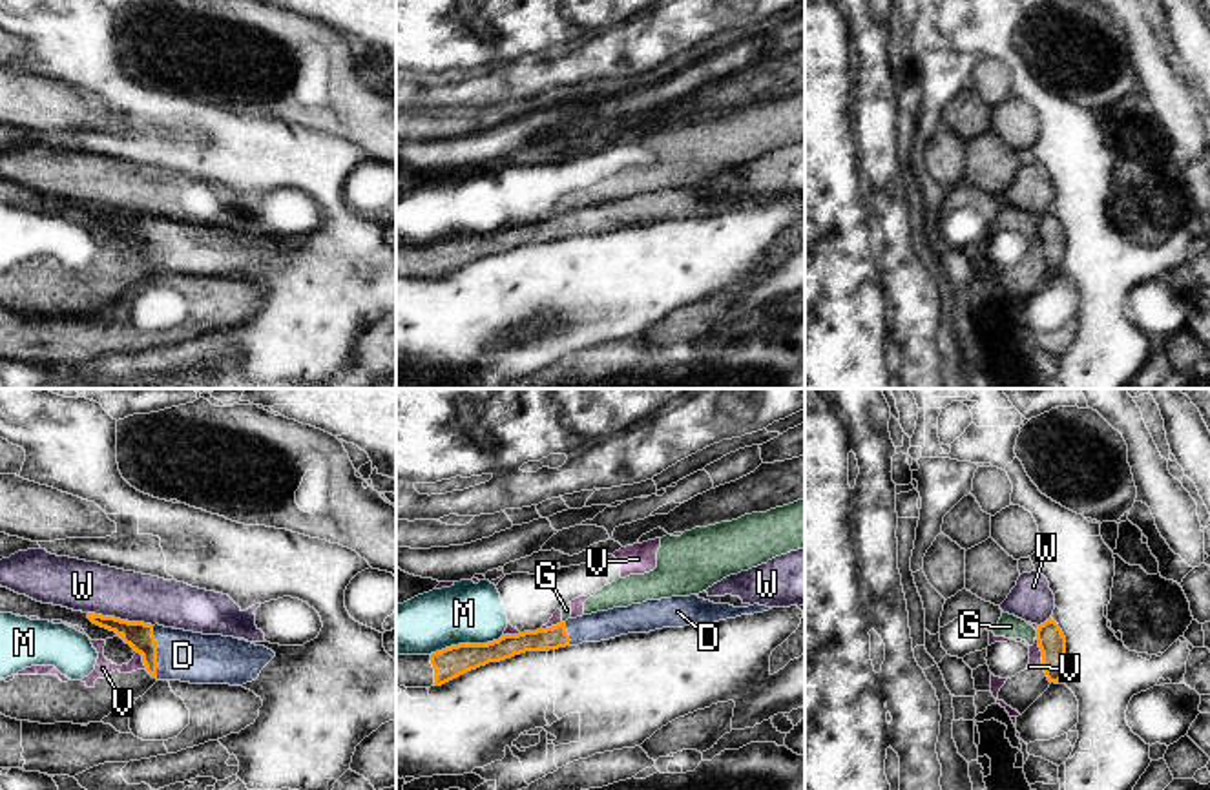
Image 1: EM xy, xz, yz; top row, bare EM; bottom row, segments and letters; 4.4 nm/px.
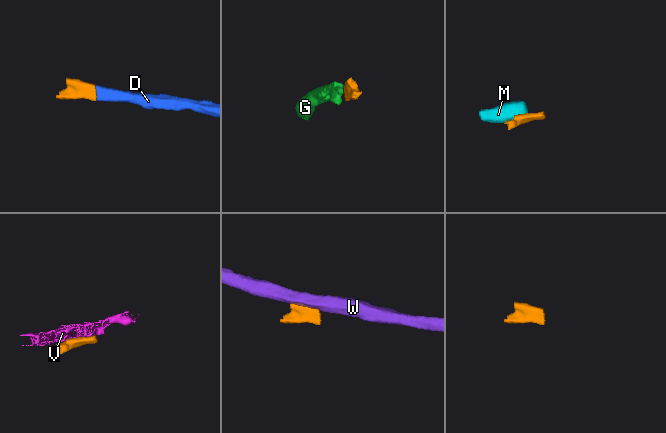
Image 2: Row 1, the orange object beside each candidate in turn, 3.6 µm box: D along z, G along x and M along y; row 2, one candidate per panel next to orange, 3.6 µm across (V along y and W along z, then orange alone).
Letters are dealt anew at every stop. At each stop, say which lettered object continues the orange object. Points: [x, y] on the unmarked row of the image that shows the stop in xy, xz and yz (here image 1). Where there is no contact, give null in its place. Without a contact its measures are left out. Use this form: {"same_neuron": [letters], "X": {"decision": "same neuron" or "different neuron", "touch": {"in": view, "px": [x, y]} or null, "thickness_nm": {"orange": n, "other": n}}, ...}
{"same_neuron": ["D"], "D": {"decision": "same neuron", "touch": {"in": "xy", "px": [156, 243]}, "thickness_nm": {"orange": 120, "other": 220}}, "G": {"decision": "different neuron", "touch": {"in": "yz", "px": [1037, 225]}, "thickness_nm": {"orange": 120, "other": 110}}, "M": {"decision": "different neuron", "touch": {"in": "xz", "px": [466, 236]}, "thickness_nm": {"orange": 140, "other": 280}}, "V": {"decision": "different neuron", "touch": {"in": "yz", "px": [1043, 245]}, "thickness_nm": {"orange": 120, "other": 60}}, "W": {"decision": "different neuron", "touch": {"in": "xy", "px": [119, 210]}, "thickness_nm": {"orange": 120, "other": 220}}}

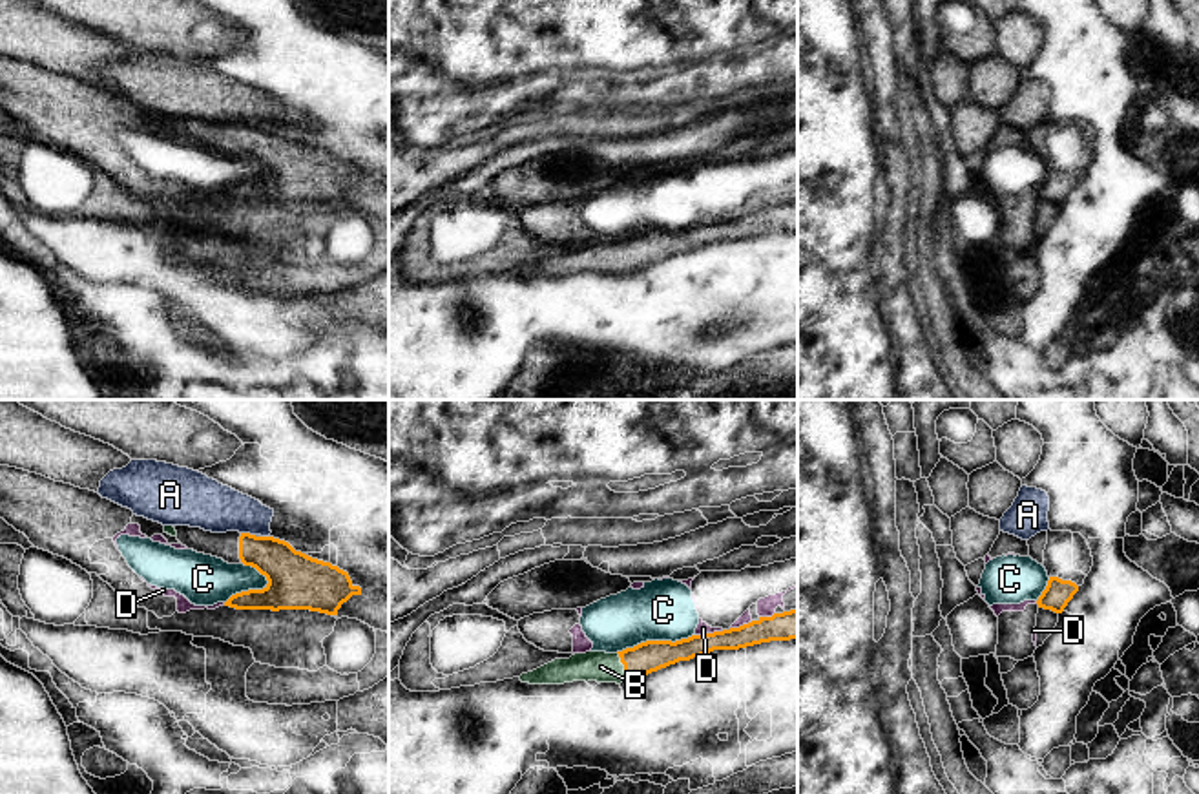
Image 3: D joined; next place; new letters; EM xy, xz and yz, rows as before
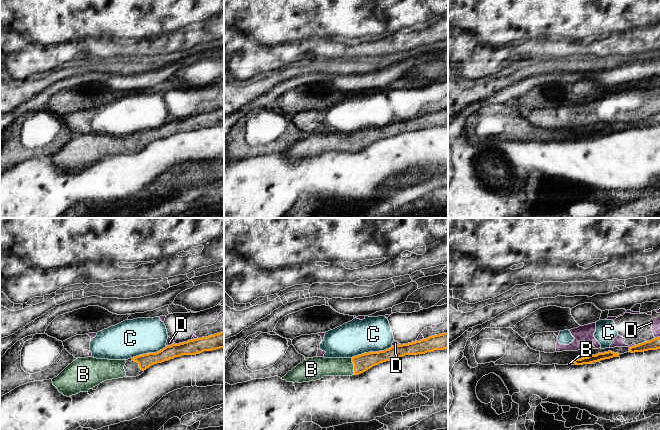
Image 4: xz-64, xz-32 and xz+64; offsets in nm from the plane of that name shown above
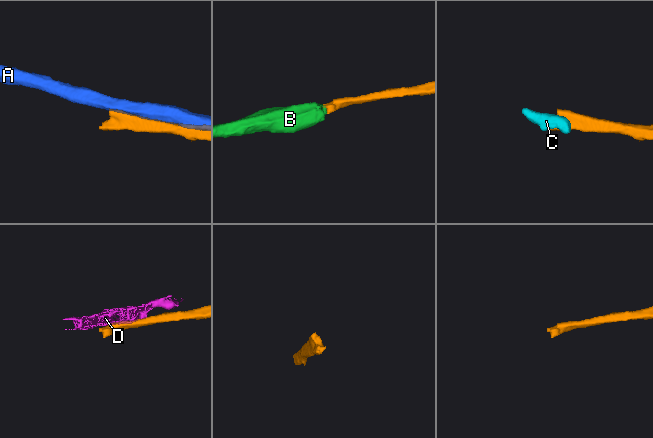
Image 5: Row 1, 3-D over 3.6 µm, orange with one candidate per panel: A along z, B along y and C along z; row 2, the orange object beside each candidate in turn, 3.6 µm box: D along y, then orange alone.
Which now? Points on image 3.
{"same_neuron": ["B"], "A": {"decision": "different neuron", "touch": {"in": "xy", "px": [249, 125]}, "thickness_nm": {"orange": 200, "other": 220}}, "B": {"decision": "same neuron", "touch": {"in": "xz", "px": [625, 258]}, "thickness_nm": {"orange": 140, "other": 140}}, "C": {"decision": "different neuron", "touch": {"in": "xz", "px": [654, 232]}, "thickness_nm": {"orange": 140, "other": 280}}, "D": {"decision": "different neuron", "touch": {"in": "xz", "px": [708, 225]}, "thickness_nm": {"orange": 130, "other": 50}}}

